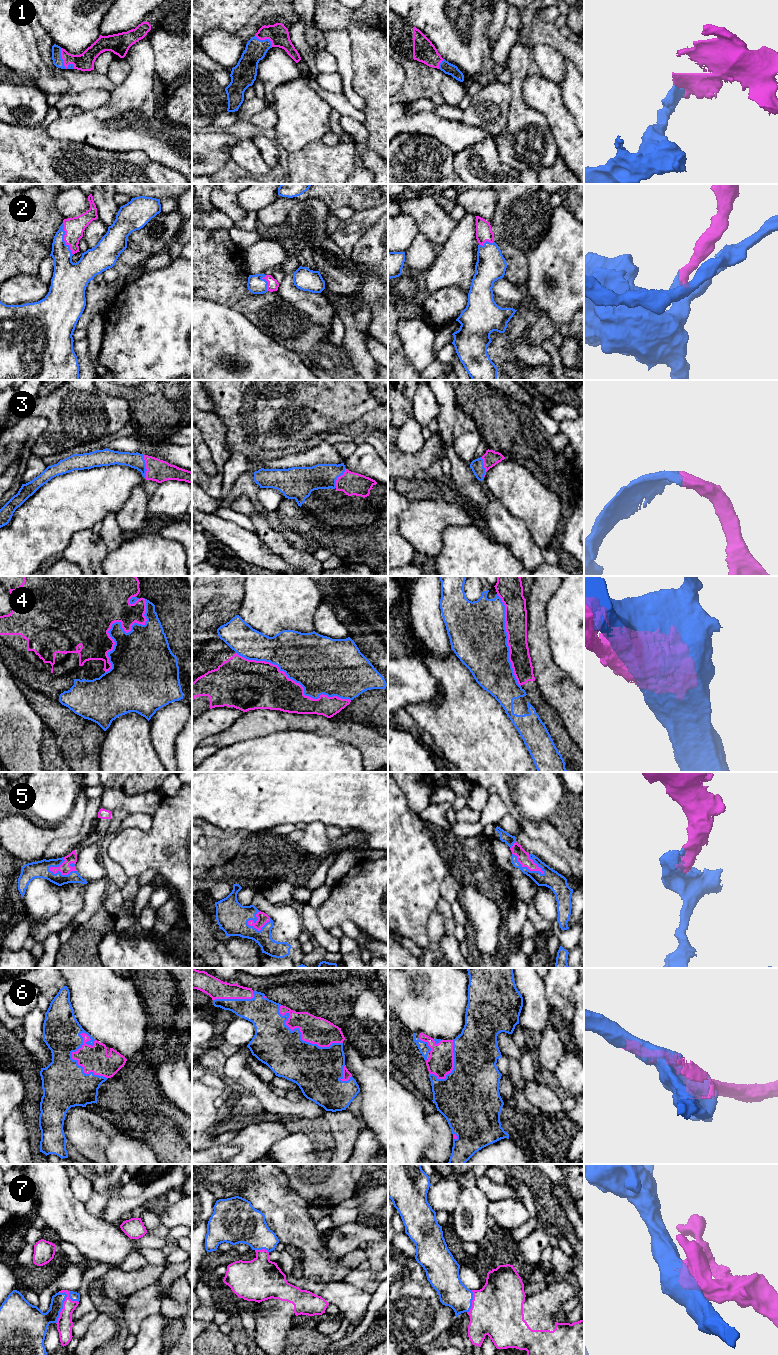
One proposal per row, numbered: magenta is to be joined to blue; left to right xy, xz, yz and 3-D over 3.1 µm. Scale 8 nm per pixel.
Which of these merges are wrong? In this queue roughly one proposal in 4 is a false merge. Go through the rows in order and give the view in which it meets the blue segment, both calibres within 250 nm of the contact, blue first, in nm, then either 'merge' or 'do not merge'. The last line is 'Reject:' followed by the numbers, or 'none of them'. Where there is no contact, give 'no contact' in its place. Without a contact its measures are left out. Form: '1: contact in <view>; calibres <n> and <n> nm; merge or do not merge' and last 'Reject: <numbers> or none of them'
1: contact in xy; calibres 80 and 140 nm; merge
2: contact in xy; calibres 180 and 160 nm; merge
3: contact in xy; calibres 130 and 180 nm; merge
4: contact in xz; calibres 460 and 360 nm; do not merge
5: contact in yz; calibres 150 and 100 nm; merge
6: contact in xy; calibres 360 and 220 nm; merge
7: contact in xy; calibres 200 and 130 nm; merge
Reject: 4

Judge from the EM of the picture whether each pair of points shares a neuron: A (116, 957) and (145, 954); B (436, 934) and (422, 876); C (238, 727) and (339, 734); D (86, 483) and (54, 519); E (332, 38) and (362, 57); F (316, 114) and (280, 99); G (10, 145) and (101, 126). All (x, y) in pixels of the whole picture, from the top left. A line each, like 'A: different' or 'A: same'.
A: same
B: different
C: same
D: same
E: different
F: same
G: different

